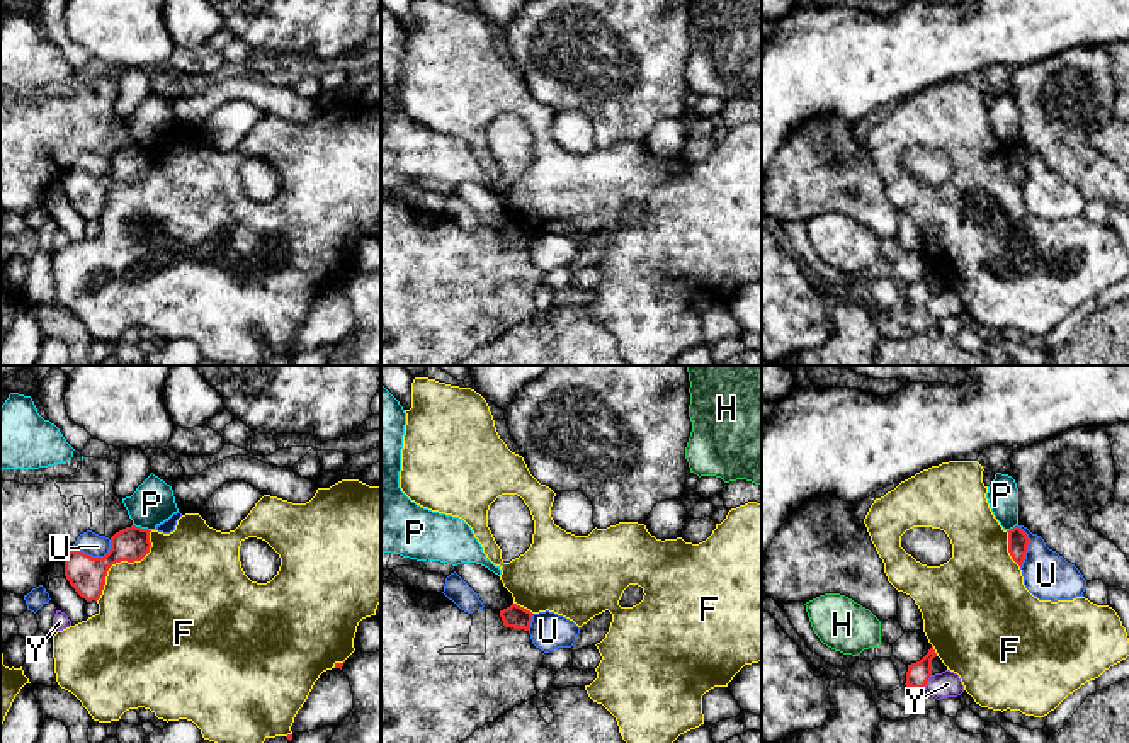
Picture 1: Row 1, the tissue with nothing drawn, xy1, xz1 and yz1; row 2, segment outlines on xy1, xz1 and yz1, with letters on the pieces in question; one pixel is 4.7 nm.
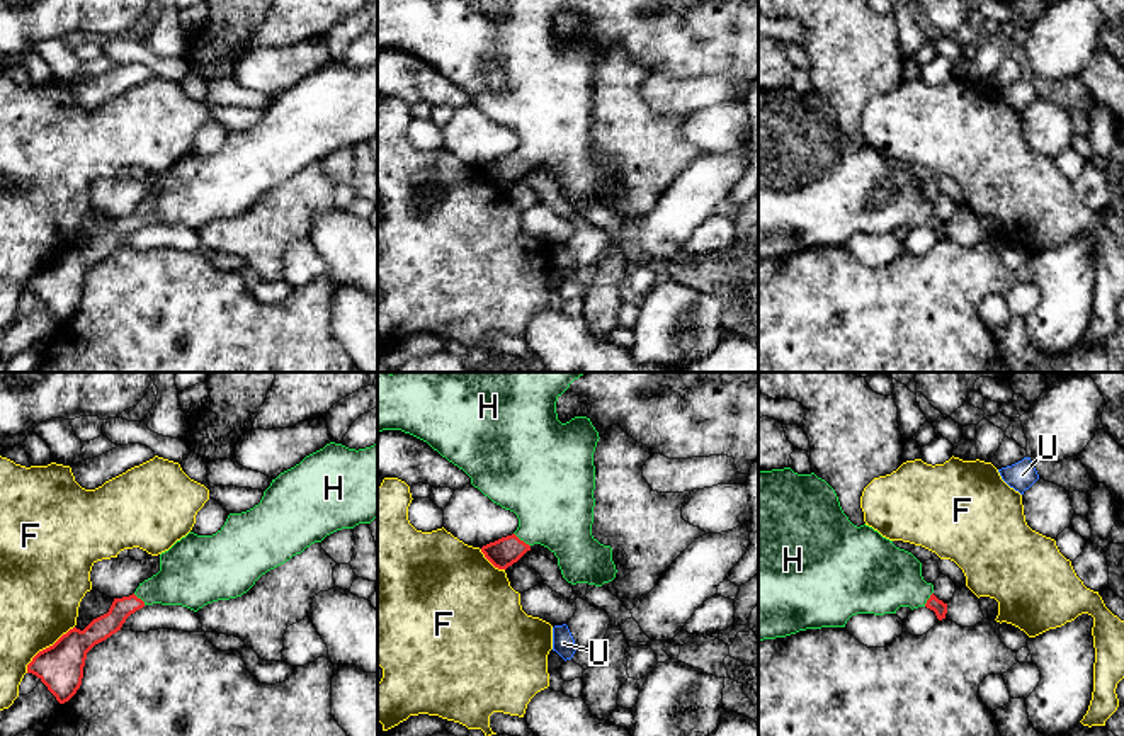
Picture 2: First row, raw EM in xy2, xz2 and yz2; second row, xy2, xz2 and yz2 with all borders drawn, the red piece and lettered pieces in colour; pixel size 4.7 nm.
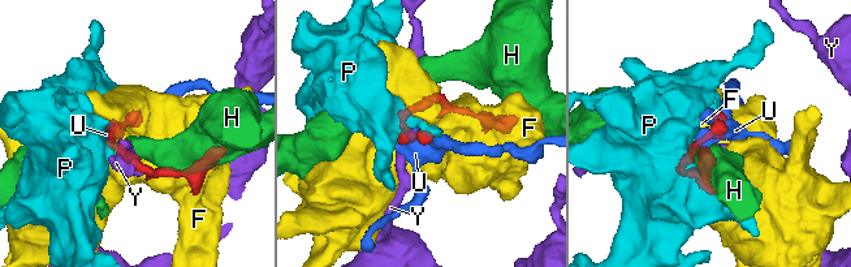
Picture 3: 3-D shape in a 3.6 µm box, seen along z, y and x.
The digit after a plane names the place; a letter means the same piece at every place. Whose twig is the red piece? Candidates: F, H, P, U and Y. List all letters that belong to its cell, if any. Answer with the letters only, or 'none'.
H

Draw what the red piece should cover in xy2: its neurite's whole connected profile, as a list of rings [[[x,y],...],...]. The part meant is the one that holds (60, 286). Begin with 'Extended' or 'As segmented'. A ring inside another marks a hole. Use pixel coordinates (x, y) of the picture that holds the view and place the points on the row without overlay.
Extended. [[[330,61],[306,75],[294,87],[281,92],[264,110],[258,124],[241,133],[230,133],[213,155],[189,151],[160,173],[160,190],[139,202],[129,216],[114,218],[107,233],[94,238],[83,250],[73,246],[53,265],[39,270],[27,284],[60,323],[68,321],[82,304],[87,272],[121,250],[126,238],[145,224],[182,224],[194,231],[218,219],[247,212],[267,190],[301,173],[326,155],[371,143],[378,136],[378,63],[349,68]]]

